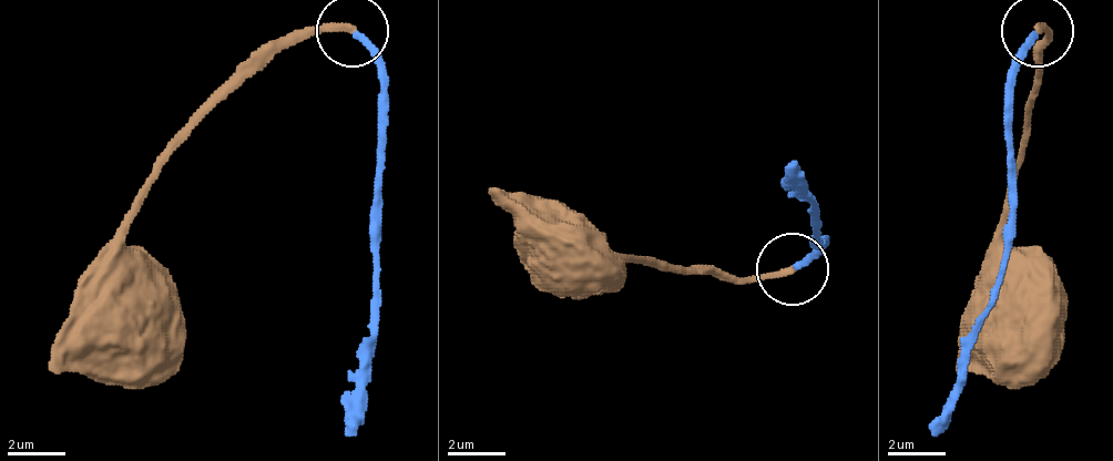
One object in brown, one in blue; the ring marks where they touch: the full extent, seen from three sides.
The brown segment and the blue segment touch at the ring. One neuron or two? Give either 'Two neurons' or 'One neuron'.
One neuron

